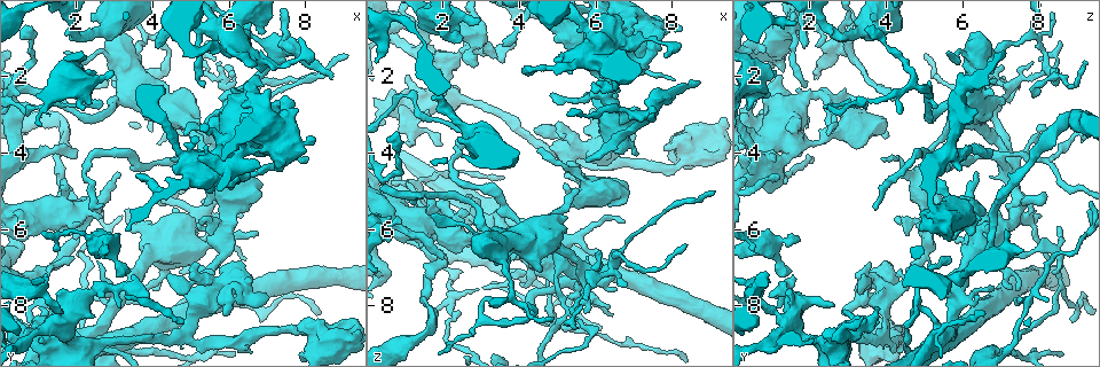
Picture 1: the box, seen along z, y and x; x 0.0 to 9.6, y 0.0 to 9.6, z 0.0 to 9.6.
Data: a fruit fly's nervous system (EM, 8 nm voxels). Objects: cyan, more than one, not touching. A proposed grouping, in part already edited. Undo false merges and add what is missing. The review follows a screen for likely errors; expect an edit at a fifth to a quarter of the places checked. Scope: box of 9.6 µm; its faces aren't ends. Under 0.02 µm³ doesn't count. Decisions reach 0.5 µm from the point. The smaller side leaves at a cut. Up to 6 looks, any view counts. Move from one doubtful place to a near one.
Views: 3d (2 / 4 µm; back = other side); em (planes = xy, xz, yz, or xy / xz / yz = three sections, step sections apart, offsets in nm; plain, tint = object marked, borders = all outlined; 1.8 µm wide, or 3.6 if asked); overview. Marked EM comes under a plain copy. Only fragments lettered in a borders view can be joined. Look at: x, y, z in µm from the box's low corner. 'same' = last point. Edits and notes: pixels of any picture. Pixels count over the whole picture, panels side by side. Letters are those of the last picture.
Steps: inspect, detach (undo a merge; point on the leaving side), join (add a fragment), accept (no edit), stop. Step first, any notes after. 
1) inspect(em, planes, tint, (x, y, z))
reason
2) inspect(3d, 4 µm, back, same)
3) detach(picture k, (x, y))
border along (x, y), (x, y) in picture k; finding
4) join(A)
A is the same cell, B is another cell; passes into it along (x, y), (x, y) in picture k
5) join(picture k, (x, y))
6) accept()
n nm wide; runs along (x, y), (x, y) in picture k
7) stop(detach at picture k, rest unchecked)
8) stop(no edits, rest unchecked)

inspect(em, planes, borders, (3.20, 8.85, 7.45))
long arm stops here

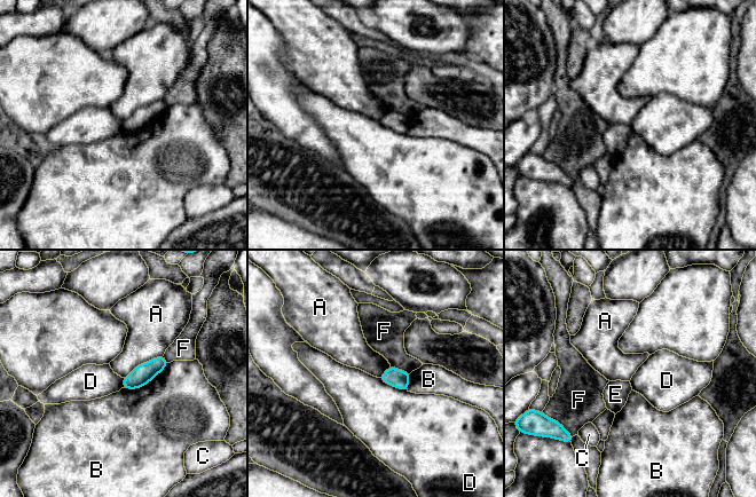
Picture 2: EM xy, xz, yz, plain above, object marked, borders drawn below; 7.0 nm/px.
accept()
A, B, C, D, E and F are other cells; border along (379, 378), (384, 383), (407, 391) in picture 2; no lettered fragment goes on from it

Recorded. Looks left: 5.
inspect(em, planes, borders, (4.80, 6.65, 7.75))
sudden change in width

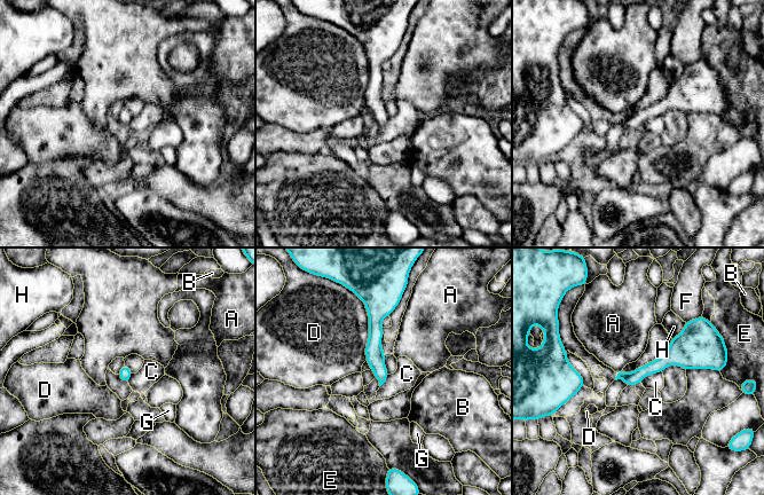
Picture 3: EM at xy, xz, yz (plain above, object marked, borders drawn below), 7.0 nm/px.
accept()
A, B, C, D, E, F, G and H are other cells; border along (661, 371), (650, 374), (640, 382) in picture 3; one cell here

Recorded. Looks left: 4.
inspect(em, planes, borders, (5.70, 2.55, 4.20))
an open end

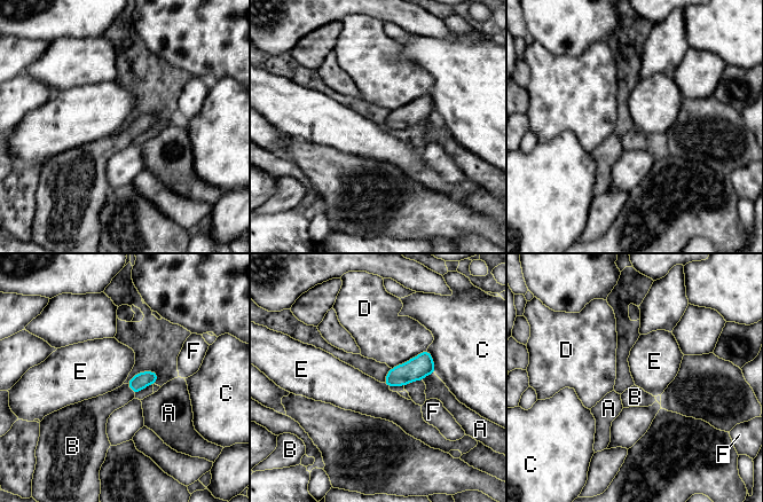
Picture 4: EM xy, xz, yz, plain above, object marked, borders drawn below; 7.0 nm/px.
join(B)
B is the same cell, A, C, D, E and F are other cells; the cell continues

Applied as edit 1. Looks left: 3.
stop(join at picture 4, rest unchecked)

